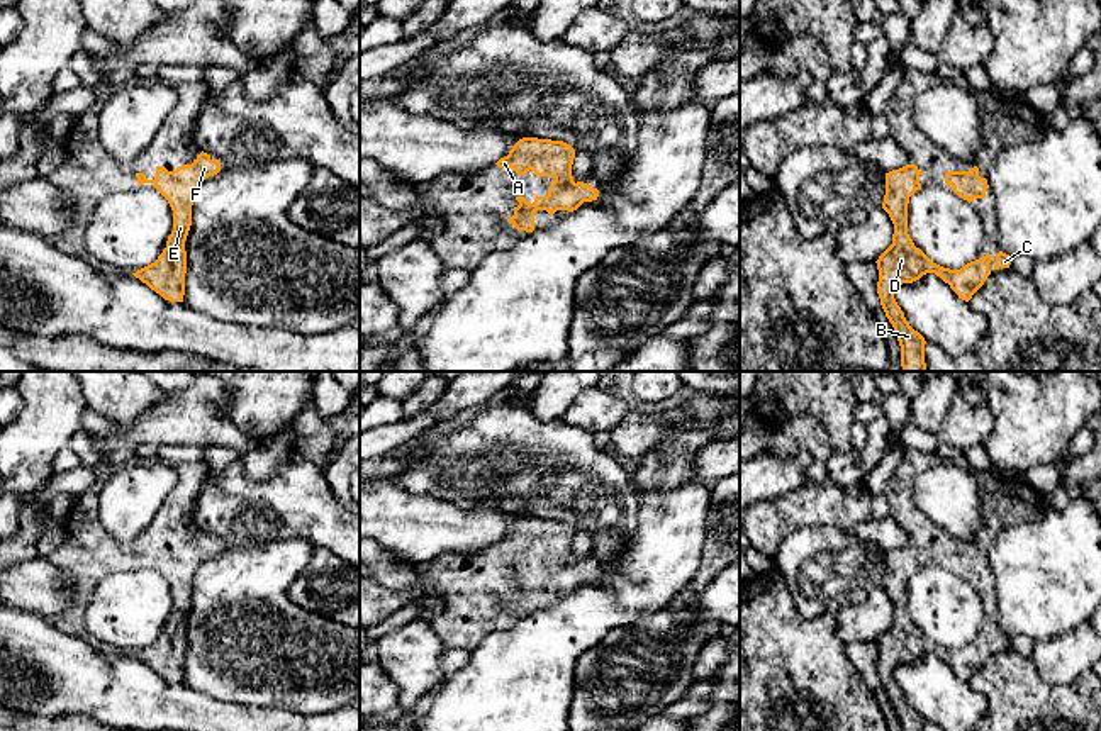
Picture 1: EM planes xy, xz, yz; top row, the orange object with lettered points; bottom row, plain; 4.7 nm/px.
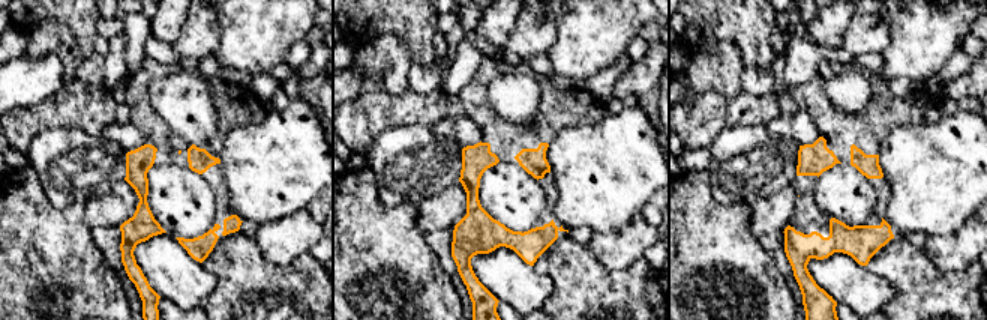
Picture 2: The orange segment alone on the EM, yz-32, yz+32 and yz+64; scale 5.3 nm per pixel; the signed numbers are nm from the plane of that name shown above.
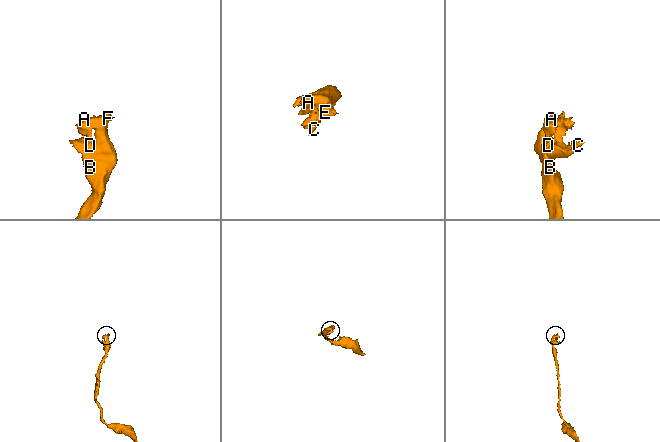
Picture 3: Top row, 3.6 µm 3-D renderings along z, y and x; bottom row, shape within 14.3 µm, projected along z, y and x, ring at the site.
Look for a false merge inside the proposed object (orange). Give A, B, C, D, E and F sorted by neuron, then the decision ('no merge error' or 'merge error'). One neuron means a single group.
A B C D E F | no merge error

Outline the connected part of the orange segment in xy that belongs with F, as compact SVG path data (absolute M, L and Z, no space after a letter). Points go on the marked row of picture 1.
M202 151L192 165L182 165L173 171L158 166L154 180L148 180L144 173L136 173L137 183L153 183L173 210L173 231L168 236L166 248L154 263L132 273L165 300L183 302L187 273L185 241L192 226L193 197L198 185L219 171L219 159L212 159L210 154Z

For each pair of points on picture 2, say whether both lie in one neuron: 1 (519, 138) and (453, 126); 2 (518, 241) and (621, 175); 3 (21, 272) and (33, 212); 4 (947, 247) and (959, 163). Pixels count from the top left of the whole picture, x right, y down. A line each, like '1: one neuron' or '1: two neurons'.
1: two neurons
2: two neurons
3: one neuron
4: two neurons

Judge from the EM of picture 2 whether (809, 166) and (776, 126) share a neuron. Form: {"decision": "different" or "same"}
{"decision": "different"}

